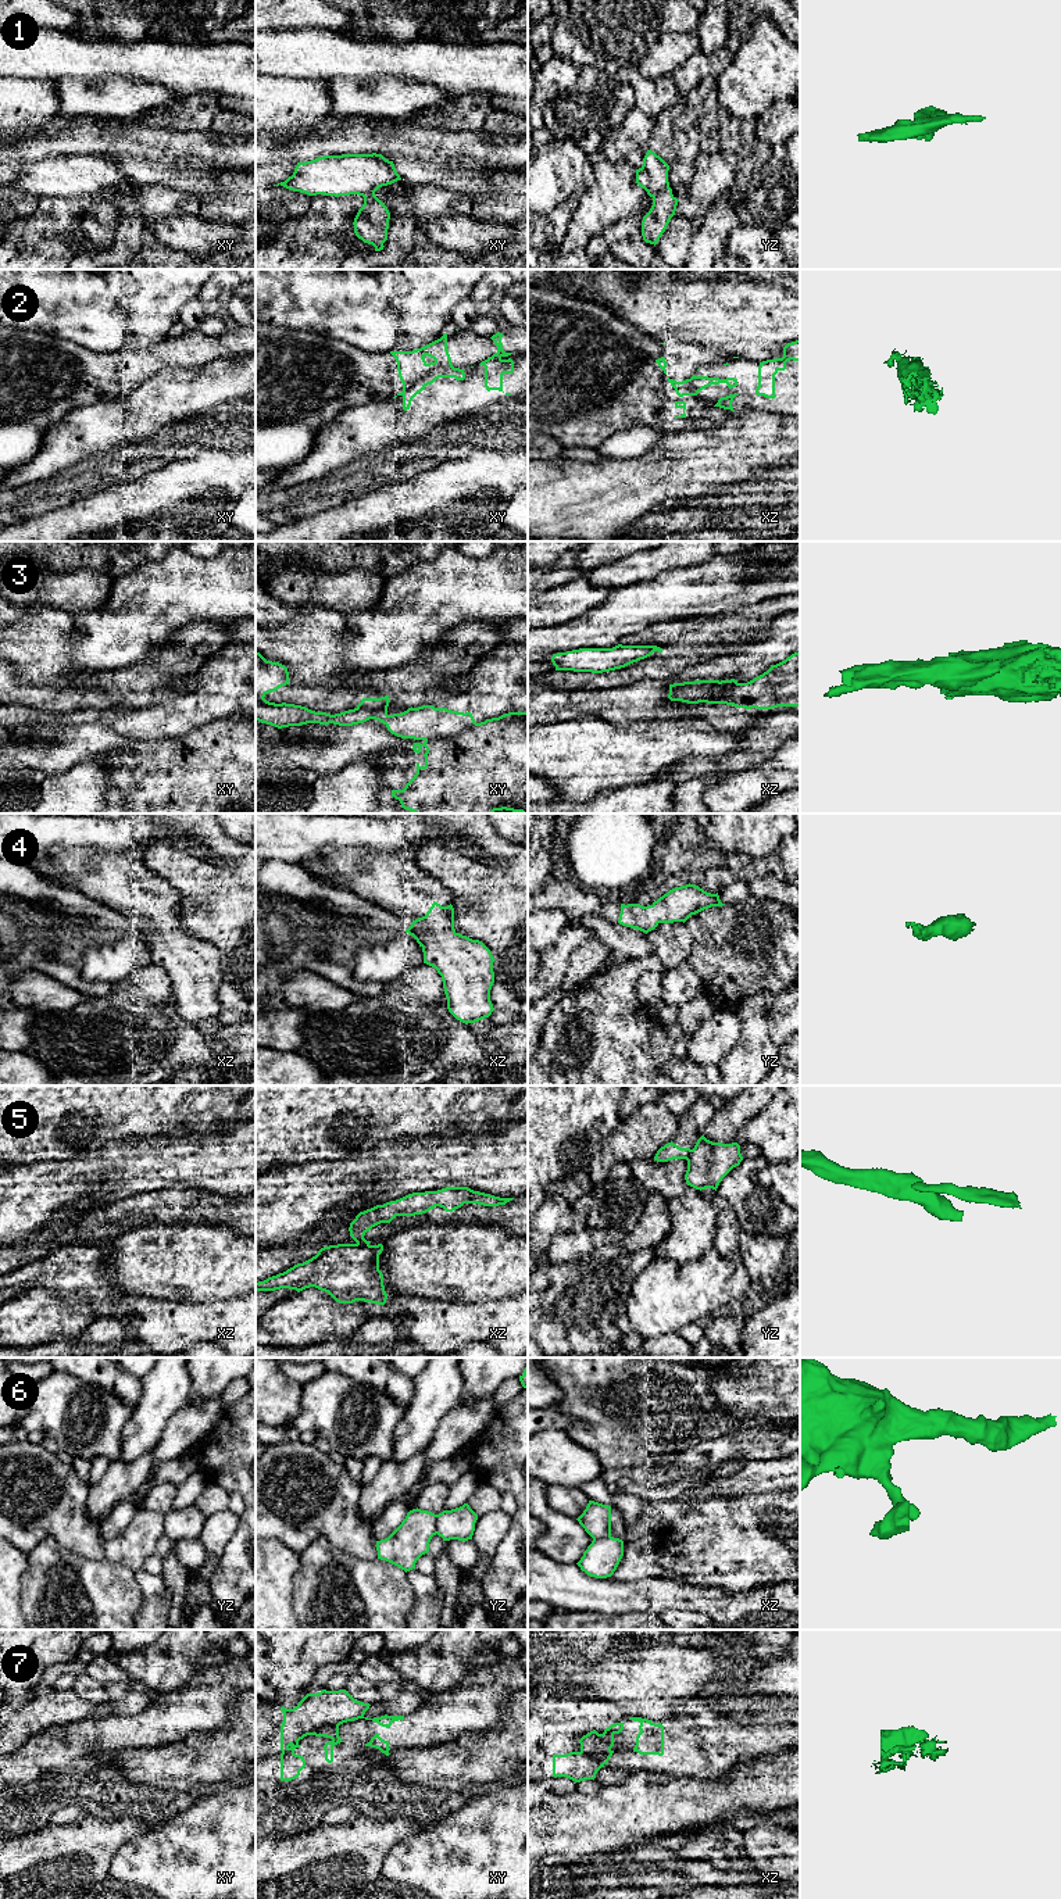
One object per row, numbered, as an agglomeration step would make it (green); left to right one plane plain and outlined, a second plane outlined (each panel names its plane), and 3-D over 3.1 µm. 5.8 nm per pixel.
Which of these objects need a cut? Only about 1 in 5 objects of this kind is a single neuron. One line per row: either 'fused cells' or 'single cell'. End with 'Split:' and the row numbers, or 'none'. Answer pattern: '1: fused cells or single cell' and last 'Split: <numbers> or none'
1: fused cells
2: fused cells
3: fused cells
4: single cell
5: fused cells
6: fused cells
7: fused cells
Split: 1, 2, 3, 5, 6, 7

